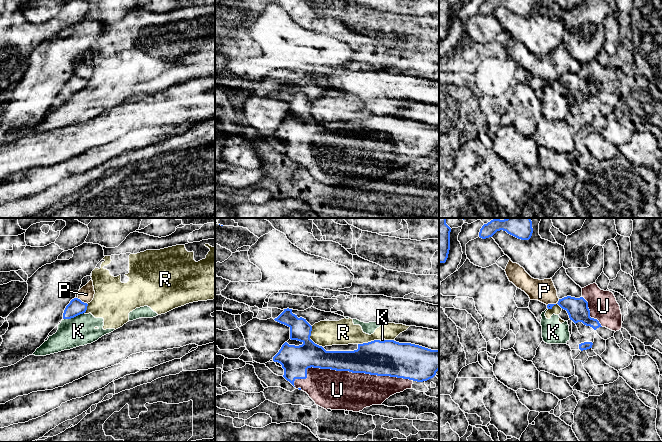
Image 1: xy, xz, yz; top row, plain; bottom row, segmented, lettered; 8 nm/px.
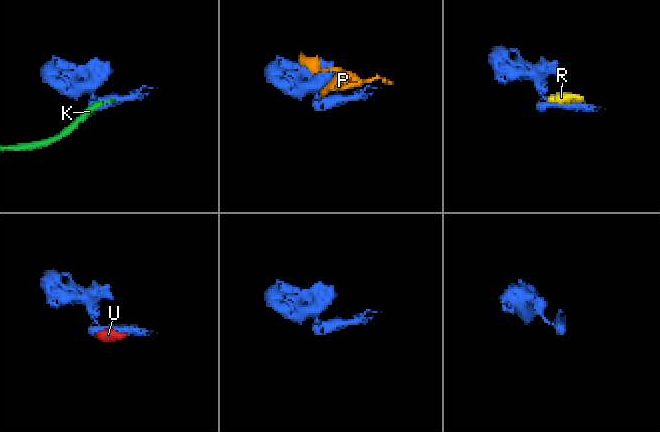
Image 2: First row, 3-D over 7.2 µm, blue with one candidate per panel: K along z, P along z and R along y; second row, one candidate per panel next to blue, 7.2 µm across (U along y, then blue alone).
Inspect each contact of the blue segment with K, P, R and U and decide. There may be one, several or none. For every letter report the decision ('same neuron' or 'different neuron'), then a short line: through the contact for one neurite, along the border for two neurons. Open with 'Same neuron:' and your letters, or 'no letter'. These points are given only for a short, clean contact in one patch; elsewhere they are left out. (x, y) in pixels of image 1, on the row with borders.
Same neuron: U
K: different neuron
P: different neuron
R: different neuron
U: same neuron

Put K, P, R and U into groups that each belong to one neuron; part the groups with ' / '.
K R / P / U

